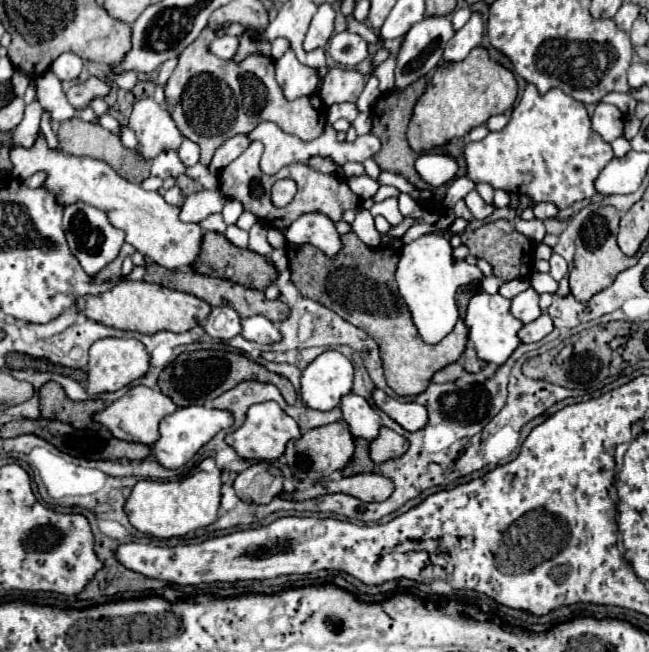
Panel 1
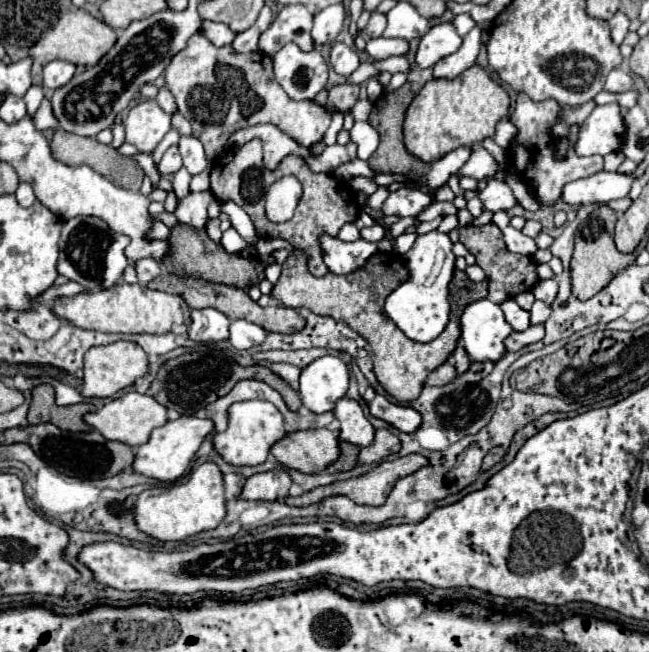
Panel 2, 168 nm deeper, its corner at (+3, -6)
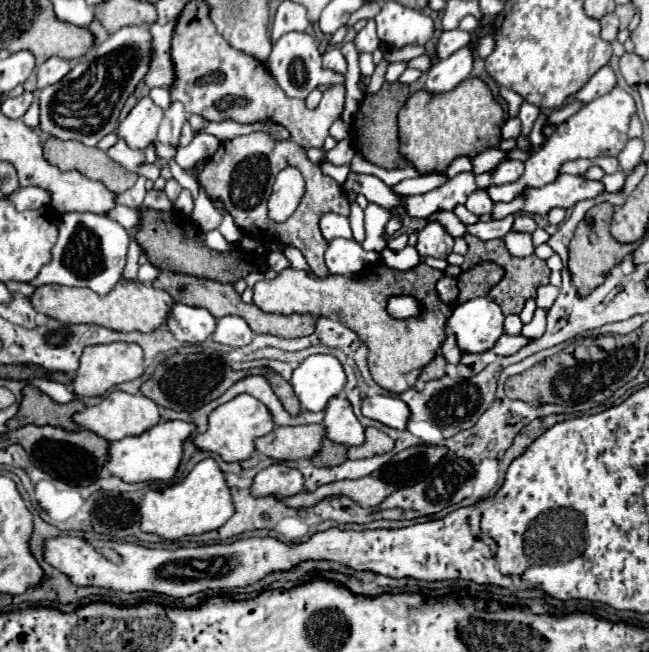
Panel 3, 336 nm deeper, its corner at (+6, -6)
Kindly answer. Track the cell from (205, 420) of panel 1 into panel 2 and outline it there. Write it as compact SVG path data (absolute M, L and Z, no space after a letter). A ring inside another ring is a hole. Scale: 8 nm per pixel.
M181 416L177 420L169 420L163 426L155 428L145 444L135 448L135 460L131 468L147 478L155 478L161 482L175 482L187 470L193 454L199 450L201 442L211 432L213 432L213 422L207 418L201 420L195 416Z

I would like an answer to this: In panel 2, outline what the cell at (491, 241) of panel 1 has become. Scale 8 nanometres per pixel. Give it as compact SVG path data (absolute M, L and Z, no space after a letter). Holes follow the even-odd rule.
M491 222L485 226L463 226L459 228L459 240L467 246L467 250L475 256L477 266L481 266L489 278L489 300L495 304L505 302L507 298L515 298L521 292L531 290L539 276L537 276L537 264L529 256L511 254L503 242L501 230Z

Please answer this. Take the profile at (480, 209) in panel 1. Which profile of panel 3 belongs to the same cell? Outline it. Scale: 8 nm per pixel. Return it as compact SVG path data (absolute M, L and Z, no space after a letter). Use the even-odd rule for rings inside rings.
M474 190L466 200L466 208L476 216L490 214L492 206L494 206L494 202L488 198L488 194L484 194L484 190Z

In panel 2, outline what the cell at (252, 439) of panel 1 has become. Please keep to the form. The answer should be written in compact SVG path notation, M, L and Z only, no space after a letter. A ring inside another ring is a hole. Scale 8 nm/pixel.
M245 400L245 402L235 402L227 410L229 424L225 432L213 434L213 448L223 456L227 464L233 466L255 466L265 462L269 448L287 436L285 432L285 420L281 412L267 400Z

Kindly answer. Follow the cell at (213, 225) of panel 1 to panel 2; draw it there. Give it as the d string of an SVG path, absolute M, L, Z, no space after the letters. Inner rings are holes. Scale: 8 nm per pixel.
M197 192L197 194L187 194L185 198L179 200L175 216L179 222L189 224L193 228L205 228L205 222L209 220L207 216L207 204L213 202L215 196L211 192Z

